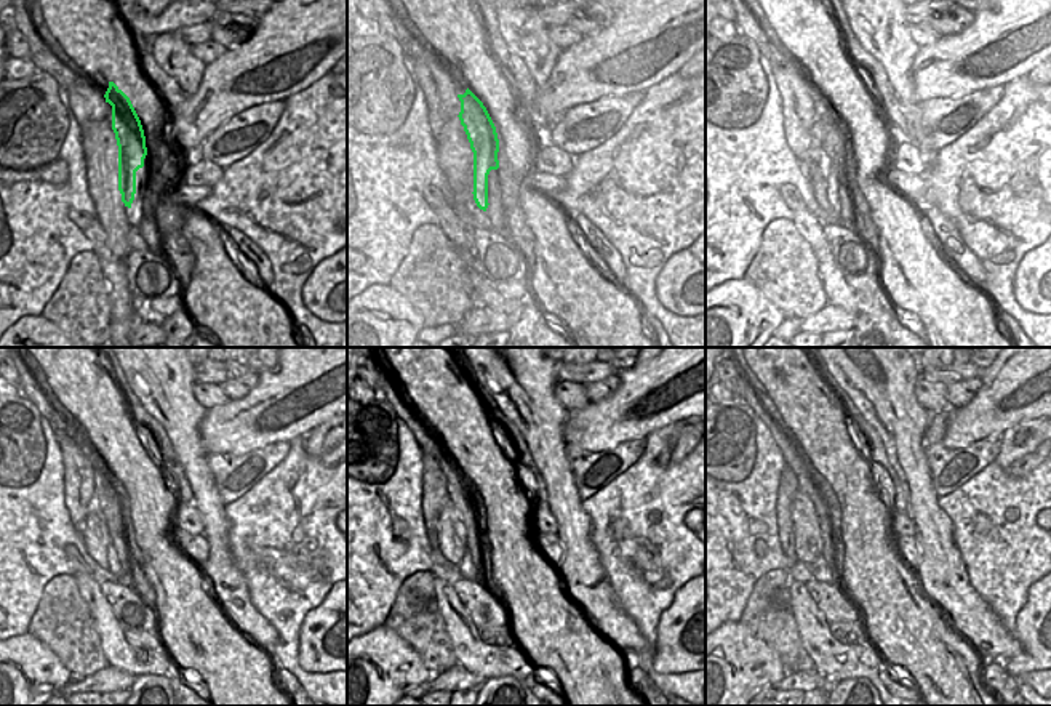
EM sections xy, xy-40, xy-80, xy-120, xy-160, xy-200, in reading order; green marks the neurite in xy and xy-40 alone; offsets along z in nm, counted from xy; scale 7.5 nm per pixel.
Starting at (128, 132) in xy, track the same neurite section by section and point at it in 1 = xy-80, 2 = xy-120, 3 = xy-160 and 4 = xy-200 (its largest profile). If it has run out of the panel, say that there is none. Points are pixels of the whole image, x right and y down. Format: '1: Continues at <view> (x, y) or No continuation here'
1: Continues at xy-80 (829, 160)
2: Continues at xy-120 (106, 519)
3: Continues at xy-160 (458, 521)
4: Continues at xy-200 (813, 532).

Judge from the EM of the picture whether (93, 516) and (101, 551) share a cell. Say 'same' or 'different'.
same

